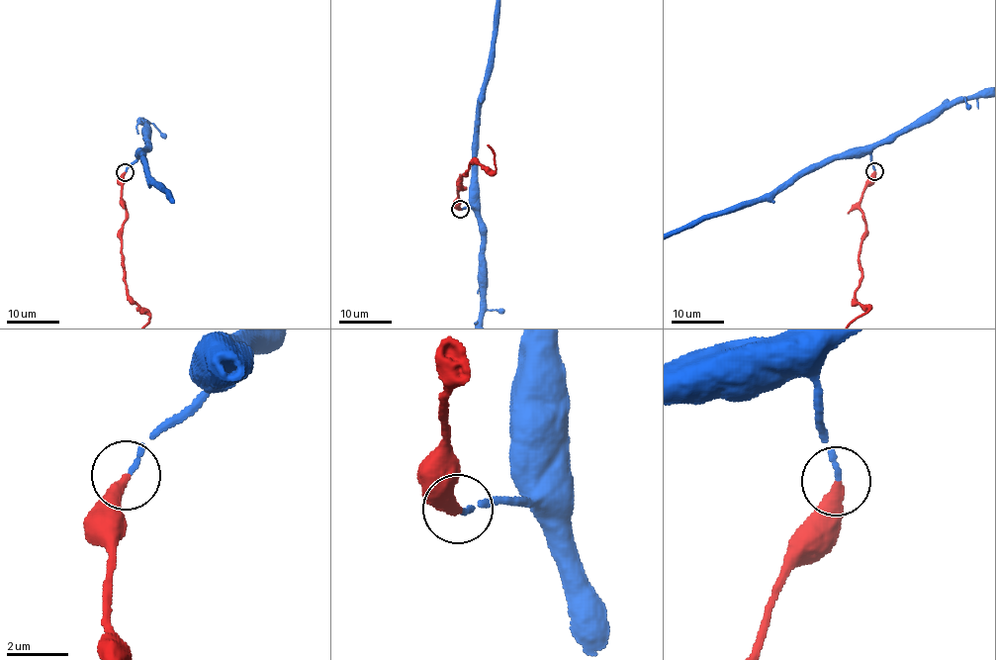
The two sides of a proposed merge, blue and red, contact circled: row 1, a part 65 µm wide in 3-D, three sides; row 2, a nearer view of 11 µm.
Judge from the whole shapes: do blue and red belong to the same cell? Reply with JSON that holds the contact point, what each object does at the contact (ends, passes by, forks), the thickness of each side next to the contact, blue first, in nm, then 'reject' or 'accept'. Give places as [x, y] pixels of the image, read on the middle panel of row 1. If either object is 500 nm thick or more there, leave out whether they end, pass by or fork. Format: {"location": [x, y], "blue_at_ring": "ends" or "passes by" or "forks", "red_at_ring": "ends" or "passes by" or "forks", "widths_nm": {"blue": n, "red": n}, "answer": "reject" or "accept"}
{"location": [460, 209], "blue_at_ring": "ends", "red_at_ring": "ends", "widths_nm": {"blue": 160, "red": 420}, "answer": "accept"}

